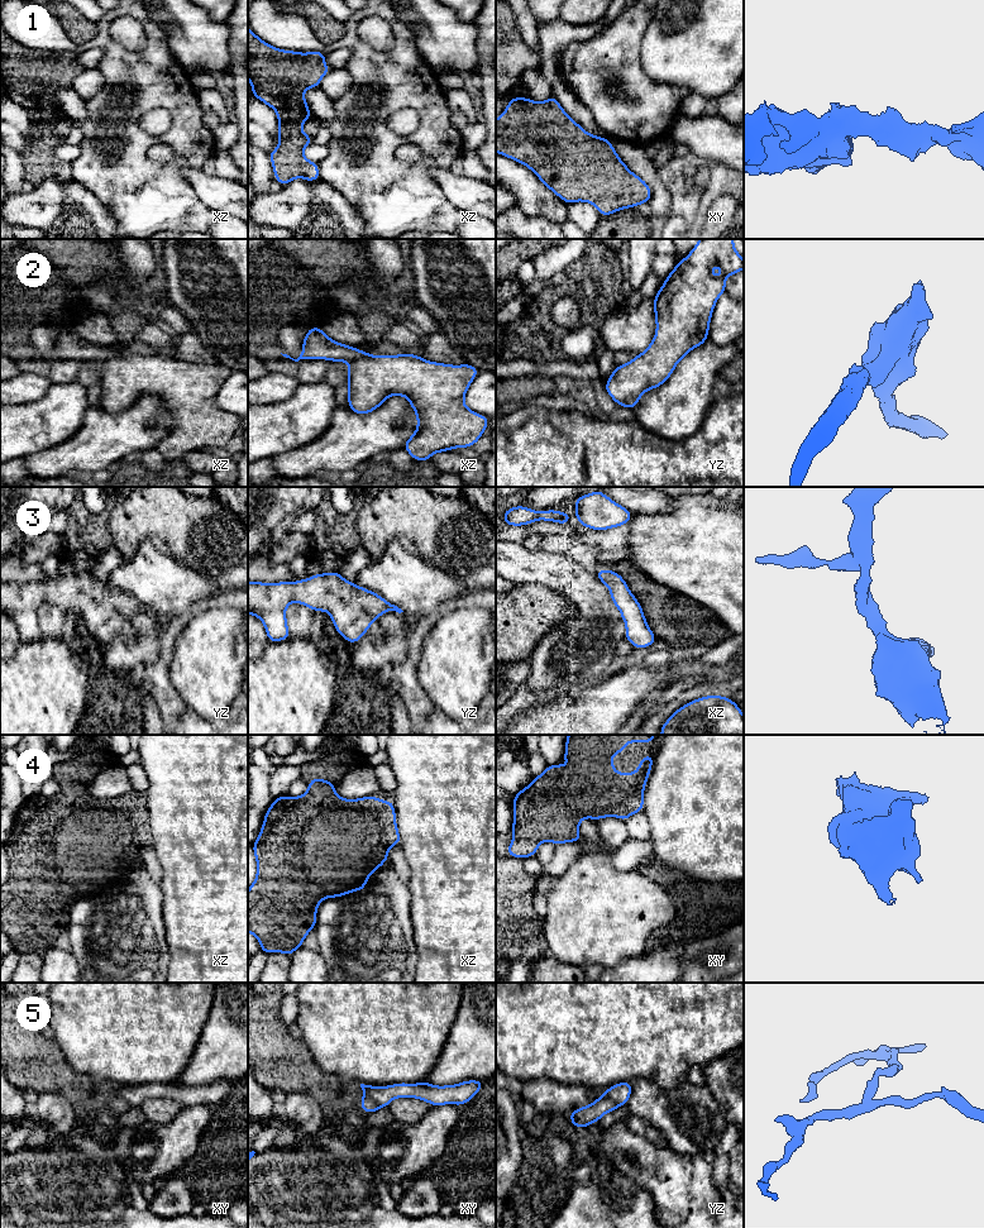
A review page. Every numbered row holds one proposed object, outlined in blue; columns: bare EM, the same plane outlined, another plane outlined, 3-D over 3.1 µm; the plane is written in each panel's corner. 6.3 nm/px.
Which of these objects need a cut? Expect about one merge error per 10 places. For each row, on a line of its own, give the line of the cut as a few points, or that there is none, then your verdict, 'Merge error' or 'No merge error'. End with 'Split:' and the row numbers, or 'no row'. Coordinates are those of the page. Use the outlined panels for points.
1: No split. No merge error
2: No split. No merge error
3: No split. No merge error
4: No split. No merge error
5: Split along xy (363, 1097), (373, 1100), (380, 1107). Merge error
Split: 5

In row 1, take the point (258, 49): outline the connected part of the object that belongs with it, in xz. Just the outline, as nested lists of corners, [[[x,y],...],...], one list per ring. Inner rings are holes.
[[[248,27],[248,80],[252,95],[277,113],[280,144],[267,154],[274,180],[282,186],[298,177],[312,182],[320,178],[319,164],[304,156],[304,148],[314,142],[314,137],[306,135],[301,125],[312,116],[304,96],[305,90],[319,87],[321,78],[331,71],[325,63],[325,54],[319,51],[301,53],[272,47]]]

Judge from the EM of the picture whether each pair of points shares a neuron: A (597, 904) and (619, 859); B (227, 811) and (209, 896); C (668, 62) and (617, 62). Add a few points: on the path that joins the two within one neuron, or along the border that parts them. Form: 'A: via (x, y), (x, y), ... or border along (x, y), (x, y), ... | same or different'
A: border along (611, 851), (611, 861), (617, 868), (636, 870) | different
B: via (227, 832), (227, 874) | same
C: border along (643, 33), (641, 68), (653, 80), (662, 84) | different

